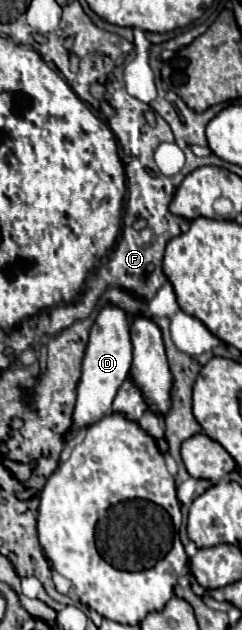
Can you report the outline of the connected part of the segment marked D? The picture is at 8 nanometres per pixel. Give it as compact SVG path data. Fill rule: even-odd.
M107 303L91 327L91 337L89 337L89 345L87 345L85 359L81 365L81 381L79 381L77 403L75 403L75 413L73 413L75 425L71 429L71 433L67 435L67 439L71 439L79 427L91 425L91 423L99 421L99 417L103 417L103 413L111 411L113 399L119 391L119 385L129 375L129 369L131 369L129 317L121 307Z

